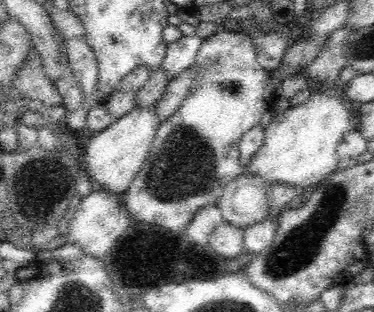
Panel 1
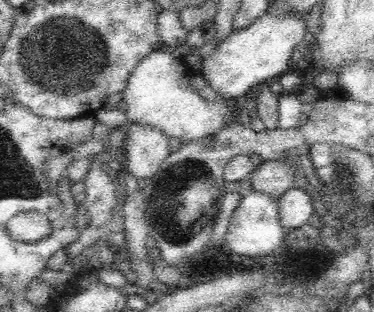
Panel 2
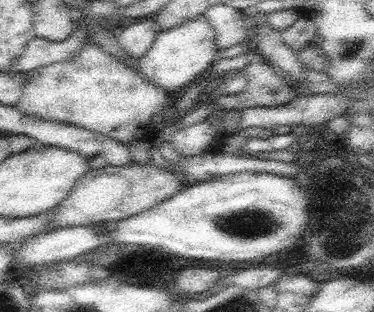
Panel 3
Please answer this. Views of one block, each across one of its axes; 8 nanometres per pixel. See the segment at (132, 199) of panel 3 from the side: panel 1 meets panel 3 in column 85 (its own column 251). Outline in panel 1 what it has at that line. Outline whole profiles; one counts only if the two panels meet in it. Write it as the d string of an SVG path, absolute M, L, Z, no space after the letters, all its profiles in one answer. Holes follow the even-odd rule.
M248 170L232 180L216 202L226 224L232 224L236 228L250 228L256 222L274 218L276 214L268 206L268 188L270 182L266 182L262 176L250 174Z

